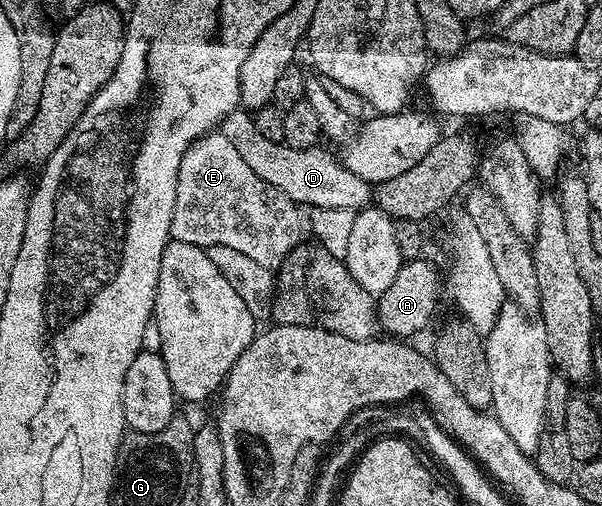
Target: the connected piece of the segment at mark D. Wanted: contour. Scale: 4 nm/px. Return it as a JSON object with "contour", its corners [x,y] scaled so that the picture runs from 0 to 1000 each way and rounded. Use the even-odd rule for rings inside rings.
{"contour":[[[410,217],[384,219],[365,241],[362,265],[375,271],[375,279],[382,279],[382,287],[389,287],[389,294],[400,306],[402,318],[409,318],[409,326],[415,326],[415,334],[422,334],[422,342],[429,342],[429,350],[435,350],[435,358],[455,366],[455,374],[475,381],[475,389],[482,389],[490,401],[503,405],[507,411],[603,413],[613,407],[615,395],[620,391],[621,377],[615,364],[601,350],[595,350],[595,342],[581,342],[578,328],[560,308],[556,314],[548,300],[537,298],[537,289],[527,287],[515,294],[488,294],[475,289],[468,279],[442,271],[427,255],[424,233]]]}

